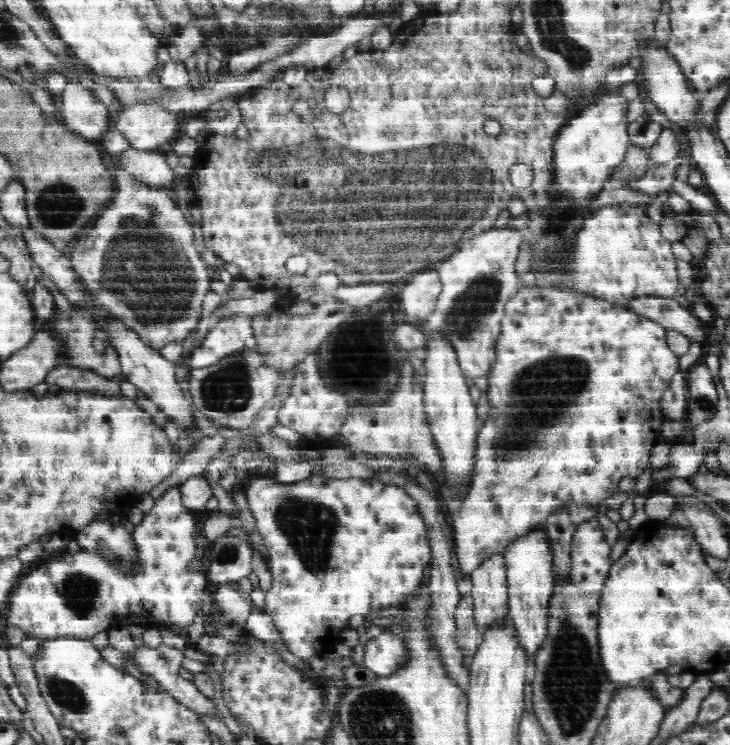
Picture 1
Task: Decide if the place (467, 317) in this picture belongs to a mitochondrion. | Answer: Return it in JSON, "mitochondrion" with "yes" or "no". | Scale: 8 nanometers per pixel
{"mitochondrion":"yes"}

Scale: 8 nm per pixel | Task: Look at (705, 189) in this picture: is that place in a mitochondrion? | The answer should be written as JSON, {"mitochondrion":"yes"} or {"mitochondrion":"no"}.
{"mitochondrion":"no"}

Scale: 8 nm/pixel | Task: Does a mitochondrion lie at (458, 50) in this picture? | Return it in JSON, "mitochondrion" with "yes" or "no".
{"mitochondrion":"no"}

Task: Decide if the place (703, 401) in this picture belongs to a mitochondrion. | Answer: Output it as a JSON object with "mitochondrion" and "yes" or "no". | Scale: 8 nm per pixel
{"mitochondrion":"yes"}

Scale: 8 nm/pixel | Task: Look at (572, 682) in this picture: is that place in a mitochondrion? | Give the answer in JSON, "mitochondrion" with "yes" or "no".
{"mitochondrion":"yes"}

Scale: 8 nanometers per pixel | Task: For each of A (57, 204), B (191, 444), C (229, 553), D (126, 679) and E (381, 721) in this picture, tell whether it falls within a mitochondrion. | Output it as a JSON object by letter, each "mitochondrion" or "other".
{"A":"mitochondrion","B":"other","C":"mitochondrion","D":"other","E":"mitochondrion"}

